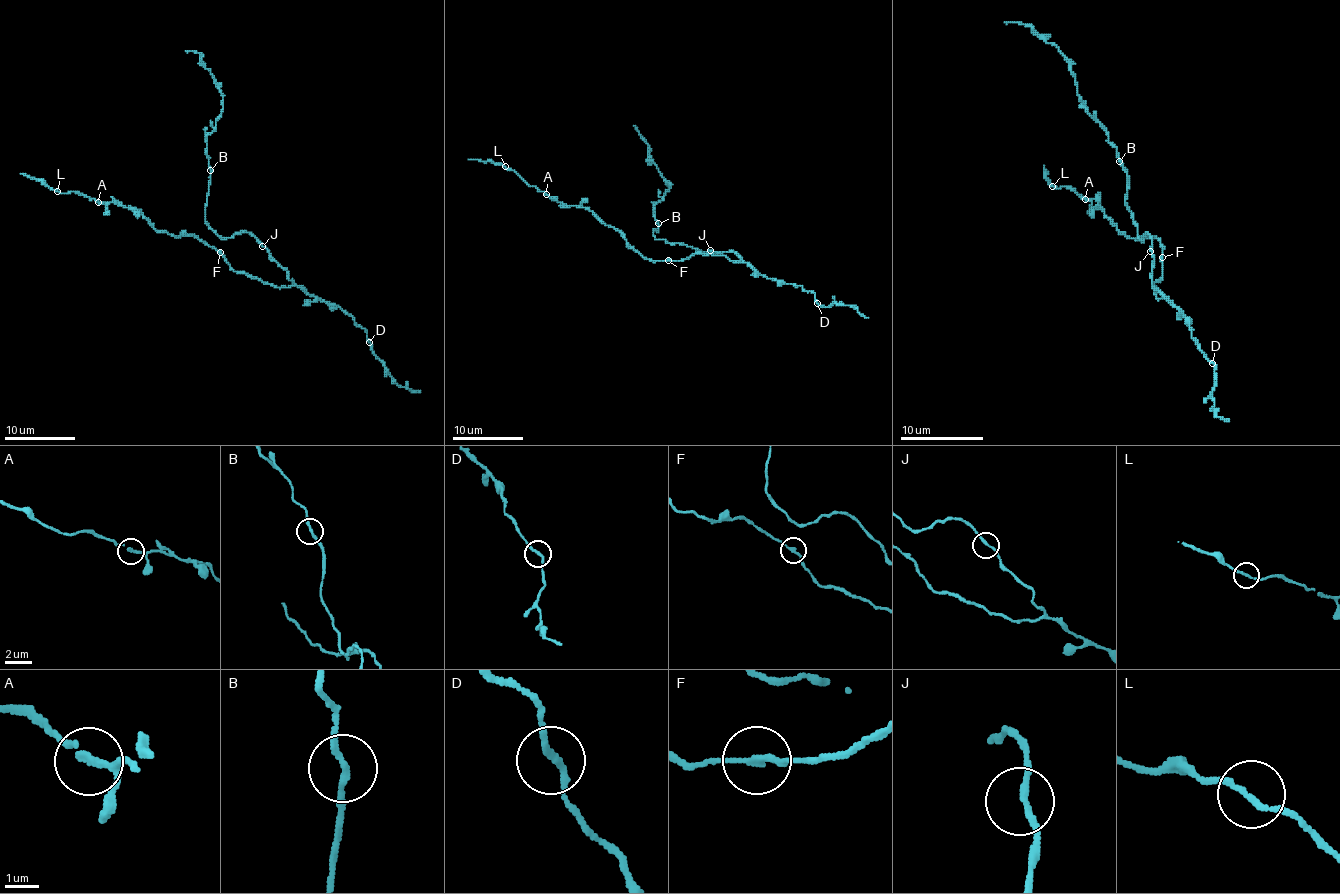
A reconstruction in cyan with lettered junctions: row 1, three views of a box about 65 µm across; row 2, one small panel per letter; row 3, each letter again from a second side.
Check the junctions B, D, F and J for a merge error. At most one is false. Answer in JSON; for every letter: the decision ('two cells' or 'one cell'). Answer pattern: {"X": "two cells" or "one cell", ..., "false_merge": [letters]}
{"B": "one cell", "D": "one cell", "F": "one cell", "J": "one cell", "false_merge": []}

